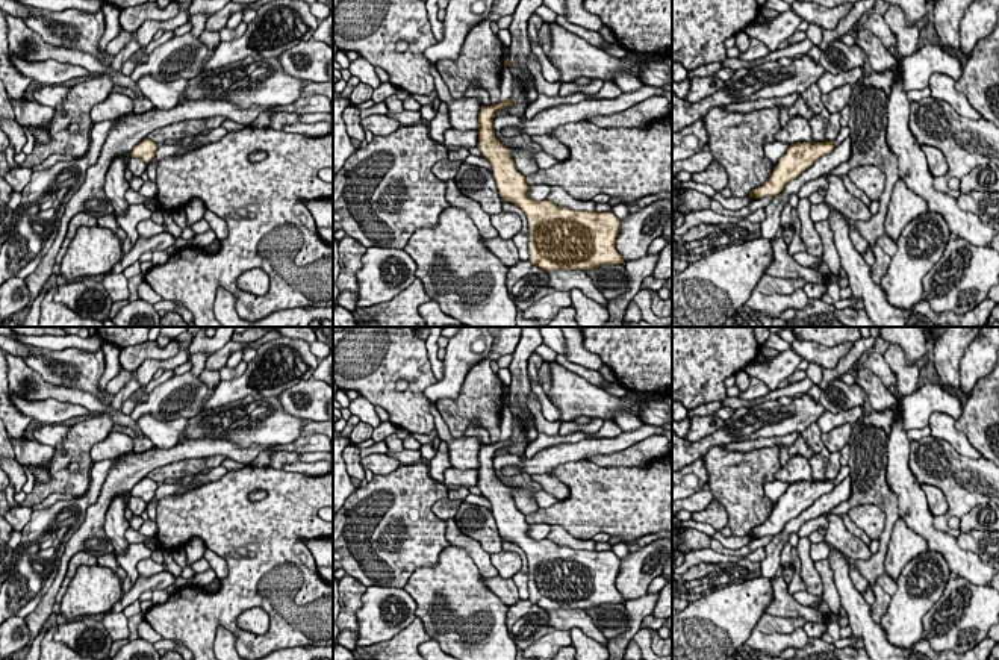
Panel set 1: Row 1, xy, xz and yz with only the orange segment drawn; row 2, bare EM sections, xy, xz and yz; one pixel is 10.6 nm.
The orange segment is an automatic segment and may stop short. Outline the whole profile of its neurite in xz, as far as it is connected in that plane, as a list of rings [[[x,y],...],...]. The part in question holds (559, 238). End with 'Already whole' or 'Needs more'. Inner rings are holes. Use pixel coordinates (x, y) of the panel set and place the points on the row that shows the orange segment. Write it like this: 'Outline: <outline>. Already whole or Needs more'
Outline: [[[512,98],[493,106],[483,104],[478,112],[477,148],[489,162],[501,200],[521,207],[528,221],[528,260],[545,271],[583,269],[589,271],[601,265],[625,265],[616,250],[616,238],[622,221],[610,212],[587,212],[560,207],[549,200],[536,201],[528,197],[528,185],[512,159],[509,148],[495,136],[493,118],[500,109],[512,106]]]. Already whole

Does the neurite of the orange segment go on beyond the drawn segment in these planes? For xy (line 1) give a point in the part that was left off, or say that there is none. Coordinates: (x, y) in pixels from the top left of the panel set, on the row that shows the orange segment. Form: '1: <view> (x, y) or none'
1: none

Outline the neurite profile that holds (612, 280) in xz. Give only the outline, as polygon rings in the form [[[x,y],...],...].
[[[622,263],[601,265],[599,268],[589,269],[587,274],[607,300],[618,298],[627,291],[628,277]]]

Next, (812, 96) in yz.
[[[816,83],[811,85],[807,91],[804,91],[801,97],[814,115],[820,114],[825,109],[820,100],[820,91]]]

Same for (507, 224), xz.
[[[503,210],[501,213],[490,215],[490,223],[503,239],[513,239],[522,227],[522,221],[518,213]]]

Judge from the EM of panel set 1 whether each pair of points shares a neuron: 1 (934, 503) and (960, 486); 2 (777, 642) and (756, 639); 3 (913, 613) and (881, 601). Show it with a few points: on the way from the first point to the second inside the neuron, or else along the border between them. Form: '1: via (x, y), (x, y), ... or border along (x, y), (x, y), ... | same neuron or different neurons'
1: border along (924, 483), (934, 485), (942, 491), (949, 510) | different neurons
2: via (772, 642), (760, 642) | same neuron
3: border along (892, 595), (887, 612), (878, 622) | different neurons

